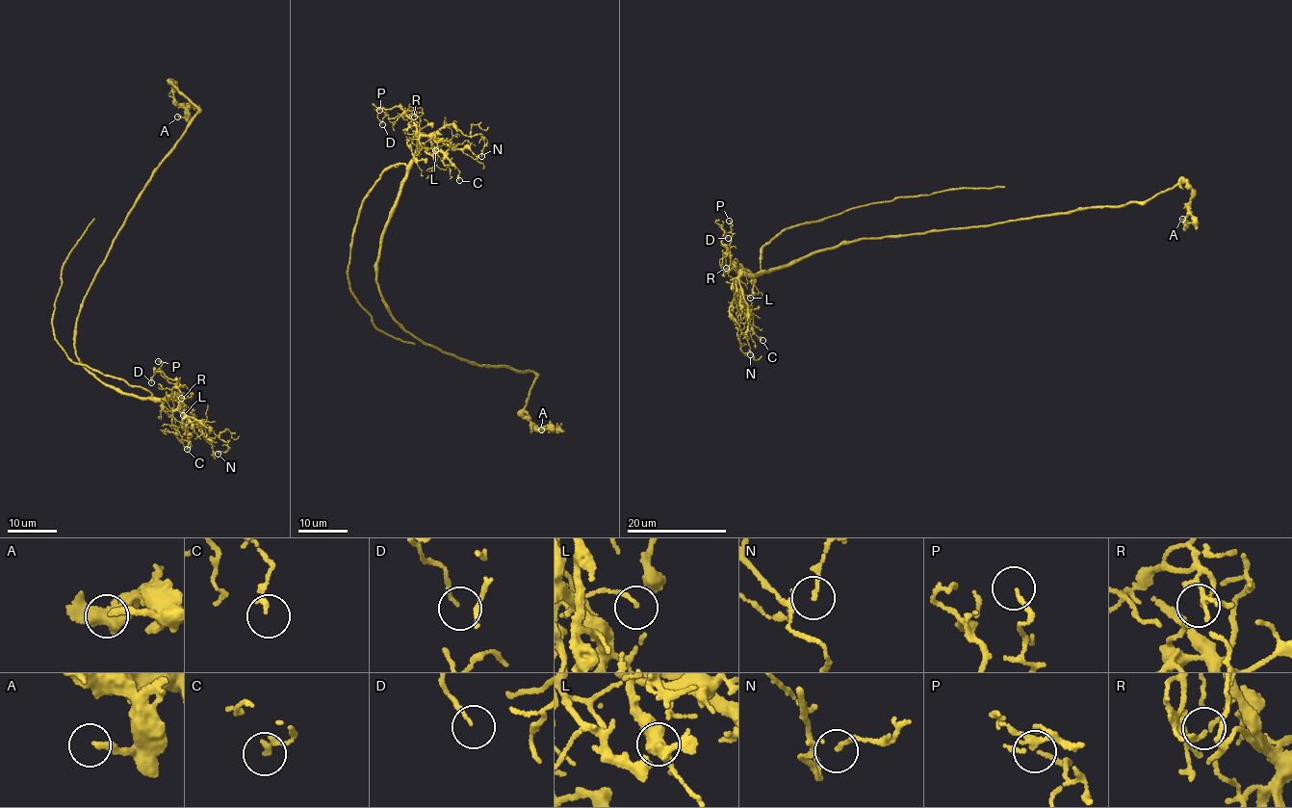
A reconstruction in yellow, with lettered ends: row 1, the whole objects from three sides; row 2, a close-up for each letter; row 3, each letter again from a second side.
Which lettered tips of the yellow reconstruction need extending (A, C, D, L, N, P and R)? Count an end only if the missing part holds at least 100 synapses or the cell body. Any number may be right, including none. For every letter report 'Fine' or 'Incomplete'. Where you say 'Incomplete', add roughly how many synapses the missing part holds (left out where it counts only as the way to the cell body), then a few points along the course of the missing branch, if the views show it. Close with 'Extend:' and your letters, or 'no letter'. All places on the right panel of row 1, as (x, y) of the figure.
A: Fine
C: Fine
D: Fine
L: Fine
N: Fine
P: Fine
R: Fine
Extend: no letter

